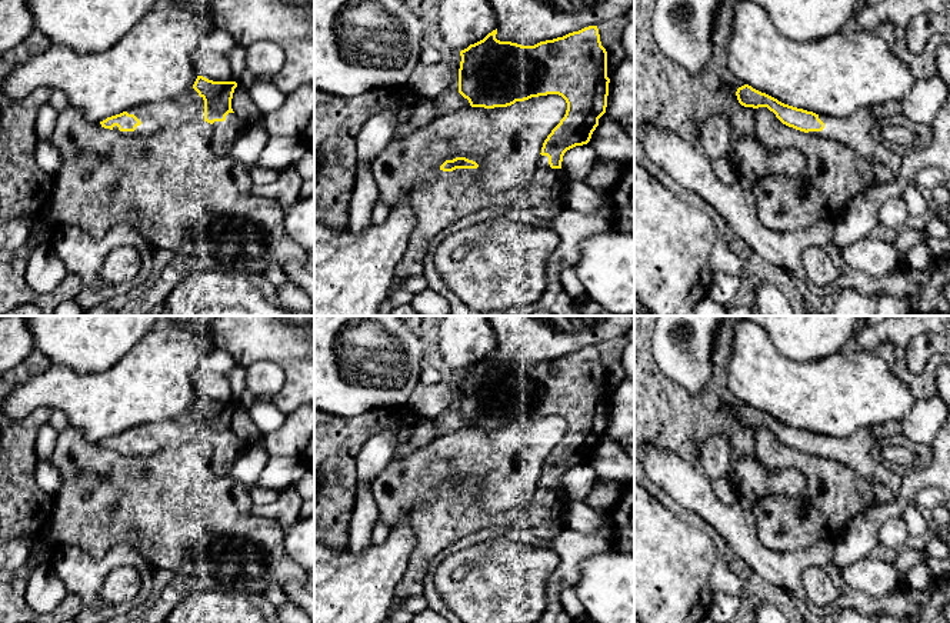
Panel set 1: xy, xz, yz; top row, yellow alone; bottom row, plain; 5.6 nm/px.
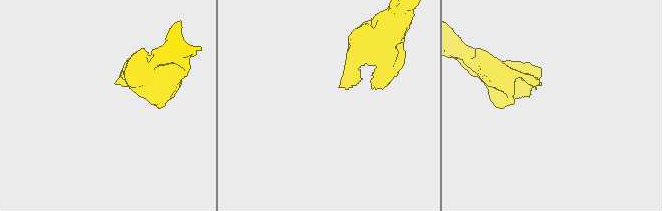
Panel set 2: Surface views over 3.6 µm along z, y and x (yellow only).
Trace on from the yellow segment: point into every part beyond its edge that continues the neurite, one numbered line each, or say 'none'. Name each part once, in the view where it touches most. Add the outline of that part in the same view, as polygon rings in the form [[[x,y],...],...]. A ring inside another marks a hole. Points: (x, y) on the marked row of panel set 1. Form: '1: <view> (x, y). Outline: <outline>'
1: xy (154, 117). Outline: [[[190,87],[186,93],[170,100],[156,103],[144,103],[126,110],[134,114],[141,124],[134,131],[120,131],[113,127],[120,136],[153,136],[164,129],[174,129],[190,121],[204,121],[204,100]]]

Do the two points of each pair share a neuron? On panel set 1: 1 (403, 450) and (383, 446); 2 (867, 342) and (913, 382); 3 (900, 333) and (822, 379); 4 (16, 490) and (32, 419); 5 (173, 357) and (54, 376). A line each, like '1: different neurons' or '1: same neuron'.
1: different neurons
2: same neuron
3: different neurons
4: same neuron
5: same neuron

